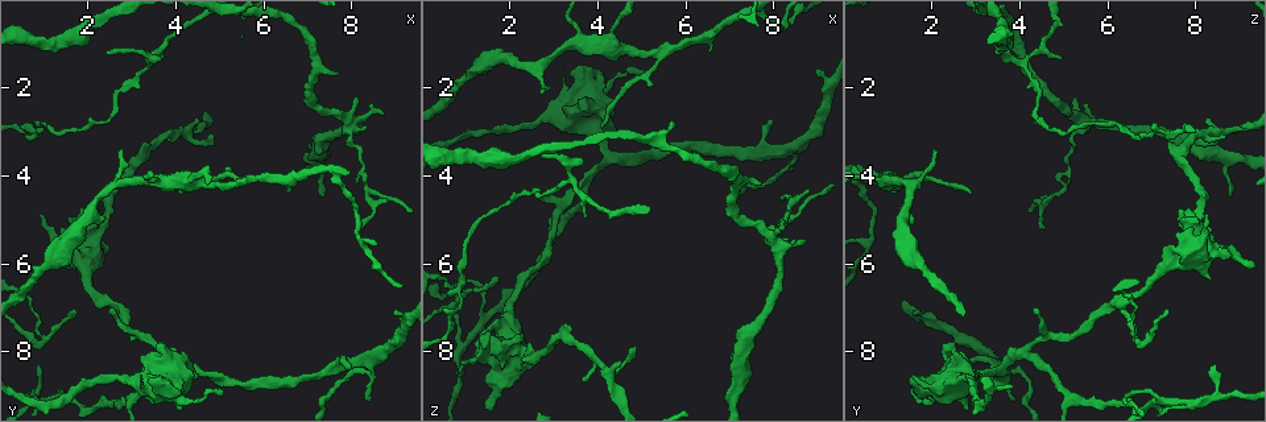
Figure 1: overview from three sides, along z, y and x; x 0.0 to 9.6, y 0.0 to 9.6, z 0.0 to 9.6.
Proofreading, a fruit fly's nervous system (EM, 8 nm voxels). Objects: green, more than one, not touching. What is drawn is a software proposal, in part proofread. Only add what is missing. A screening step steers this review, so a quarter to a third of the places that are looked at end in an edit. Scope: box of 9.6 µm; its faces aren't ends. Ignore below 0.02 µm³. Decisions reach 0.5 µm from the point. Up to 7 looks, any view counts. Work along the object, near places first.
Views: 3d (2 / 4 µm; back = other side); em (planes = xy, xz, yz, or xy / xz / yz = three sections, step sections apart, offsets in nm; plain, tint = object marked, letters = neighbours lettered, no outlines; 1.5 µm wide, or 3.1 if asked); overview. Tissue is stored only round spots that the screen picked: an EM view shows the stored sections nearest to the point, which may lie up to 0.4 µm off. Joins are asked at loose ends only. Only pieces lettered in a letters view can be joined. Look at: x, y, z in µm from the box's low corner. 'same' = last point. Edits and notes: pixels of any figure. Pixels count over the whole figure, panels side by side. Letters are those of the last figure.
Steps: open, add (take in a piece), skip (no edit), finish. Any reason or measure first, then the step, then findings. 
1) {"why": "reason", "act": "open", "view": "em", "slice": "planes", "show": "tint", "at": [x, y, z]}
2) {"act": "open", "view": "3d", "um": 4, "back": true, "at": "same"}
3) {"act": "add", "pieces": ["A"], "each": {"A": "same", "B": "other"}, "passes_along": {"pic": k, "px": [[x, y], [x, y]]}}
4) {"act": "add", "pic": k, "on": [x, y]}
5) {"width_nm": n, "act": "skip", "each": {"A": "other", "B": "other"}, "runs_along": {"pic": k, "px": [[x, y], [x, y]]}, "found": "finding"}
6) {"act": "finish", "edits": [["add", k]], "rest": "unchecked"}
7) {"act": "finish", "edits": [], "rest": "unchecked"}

{"why": "thin end", "act": "open", "view": "3d", "um": 2, "at": [3.60, 3.05, 8.65]}

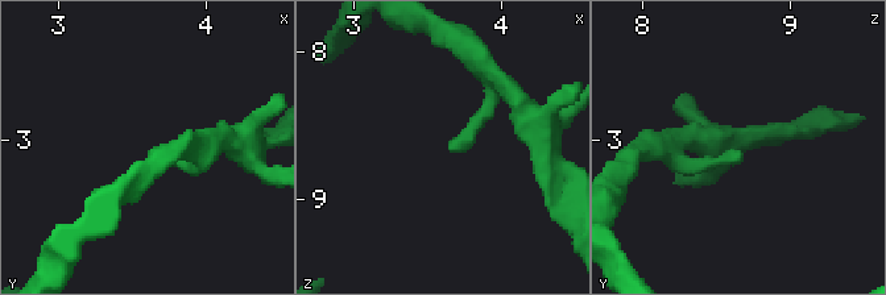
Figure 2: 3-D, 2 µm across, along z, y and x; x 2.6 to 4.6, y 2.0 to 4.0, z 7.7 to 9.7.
{"why": "shape alone is not enough", "act": "open", "view": "em", "slice": "xy", "step": 8, "show": "letters", "at": [3.64, 3.10, 8.66]}

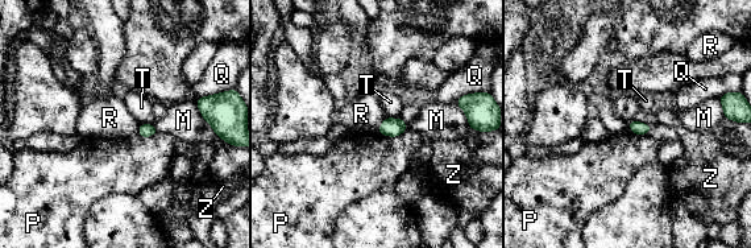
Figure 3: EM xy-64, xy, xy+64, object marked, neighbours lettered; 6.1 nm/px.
{"longest_contact_nm": ["M", 220], "act": "skip", "each": {"M": "other", "P": "other", "Q": "other", "R": "other", "T": "other", "Z": "other"}, "found": "none of them fits"}

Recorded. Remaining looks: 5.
{"why": "thin end", "act": "open", "view": "em", "slice": "planes", "show": "letters", "at": [3.70, 1.35, 4.90]}

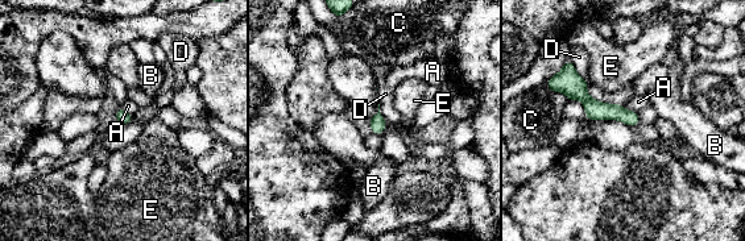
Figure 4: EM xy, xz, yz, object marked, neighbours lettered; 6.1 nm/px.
{"act": "skip", "each": {"A": "other", "B": "other", "C": "other", "D": "other", "E": "other"}, "runs_along": {"pic": 4, "px": [[561, 82], [597, 111], [634, 120]]}, "found": "none of them fits"}

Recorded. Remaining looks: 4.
{"why": "thick end", "act": "open", "view": "3d", "um": 4, "at": [3.15, 8.55, 1.60]}

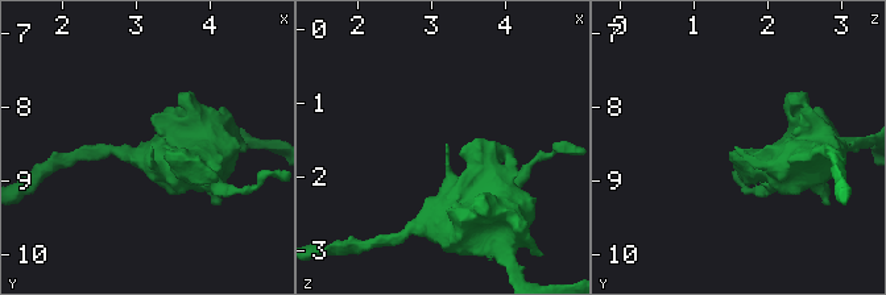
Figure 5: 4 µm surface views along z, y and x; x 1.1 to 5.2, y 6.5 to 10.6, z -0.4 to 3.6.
{"arm_widths_nm": [190, 360], "act": "open", "view": "em", "slice": "xy", "step": 8, "show": "tint", "at": [3.20, 8.55, 1.55]}

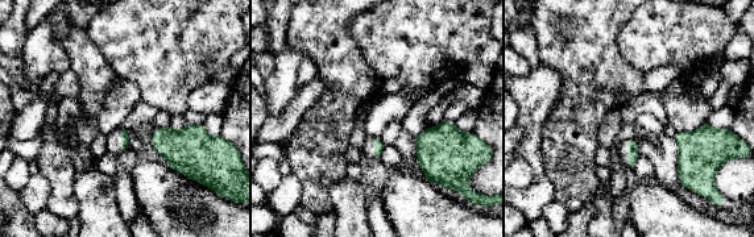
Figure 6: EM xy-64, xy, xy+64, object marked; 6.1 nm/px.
{"why": "see the neighbours", "act": "open", "view": "em", "slice": "xy", "step": 8, "show": "letters", "at": "same"}

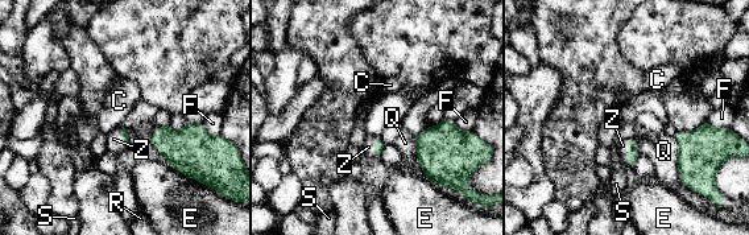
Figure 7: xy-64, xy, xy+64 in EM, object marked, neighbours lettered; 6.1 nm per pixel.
{"longest_contact_nm": ["Q", 280], "act": "add", "pieces": ["Z"], "each": {"C": "other", "E": "other", "F": "other", "Q": "other", "R": "other", "S": "other", "Z": "same"}, "found": "the cell continues"}

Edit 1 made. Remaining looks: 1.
{"act": "finish", "edits": [["add", 7]], "rest": "unchecked"}

